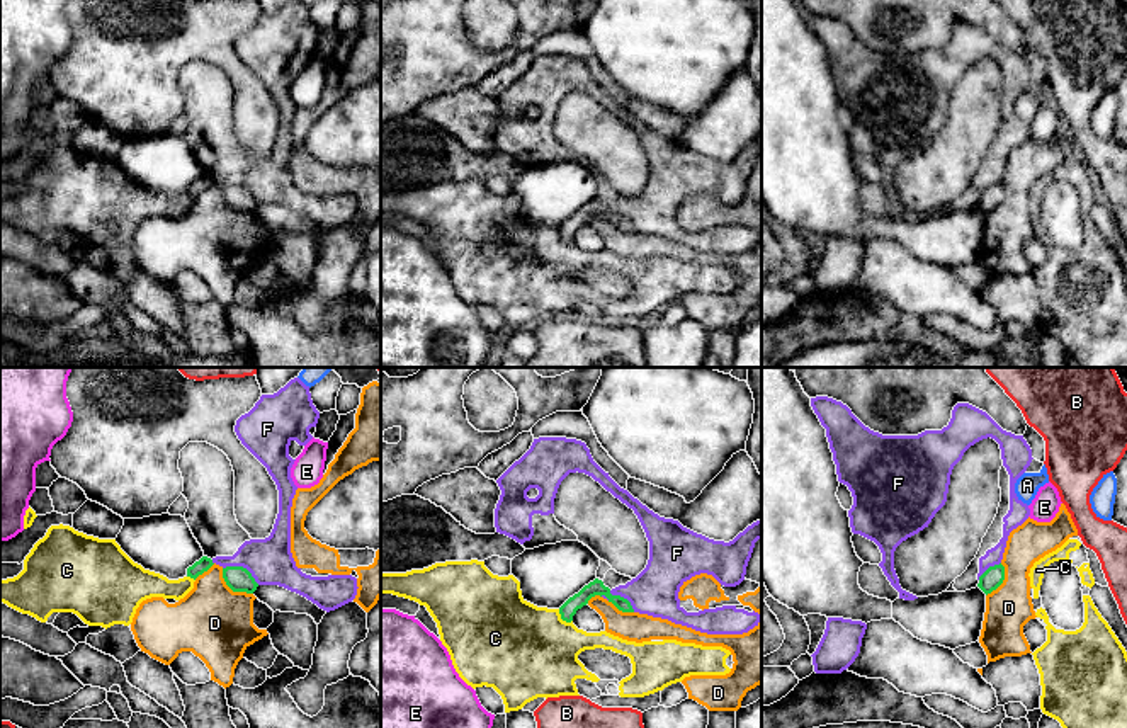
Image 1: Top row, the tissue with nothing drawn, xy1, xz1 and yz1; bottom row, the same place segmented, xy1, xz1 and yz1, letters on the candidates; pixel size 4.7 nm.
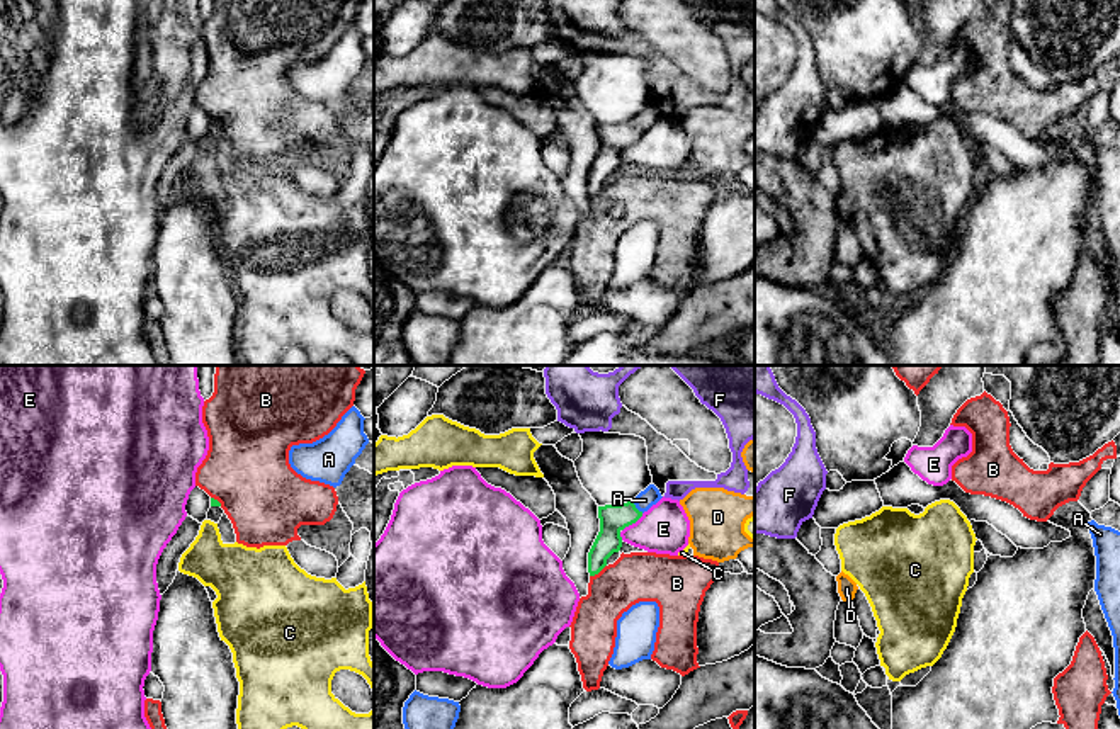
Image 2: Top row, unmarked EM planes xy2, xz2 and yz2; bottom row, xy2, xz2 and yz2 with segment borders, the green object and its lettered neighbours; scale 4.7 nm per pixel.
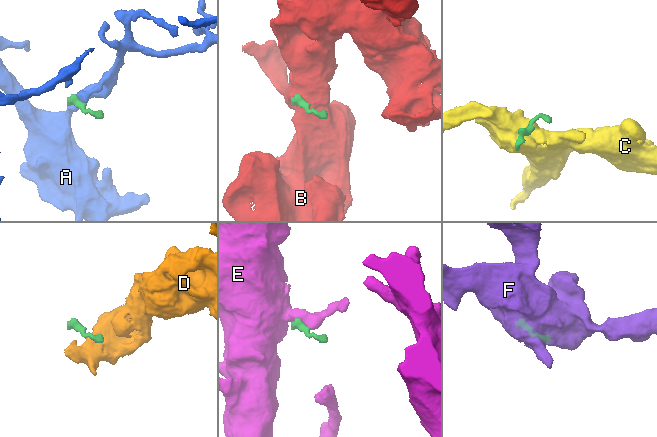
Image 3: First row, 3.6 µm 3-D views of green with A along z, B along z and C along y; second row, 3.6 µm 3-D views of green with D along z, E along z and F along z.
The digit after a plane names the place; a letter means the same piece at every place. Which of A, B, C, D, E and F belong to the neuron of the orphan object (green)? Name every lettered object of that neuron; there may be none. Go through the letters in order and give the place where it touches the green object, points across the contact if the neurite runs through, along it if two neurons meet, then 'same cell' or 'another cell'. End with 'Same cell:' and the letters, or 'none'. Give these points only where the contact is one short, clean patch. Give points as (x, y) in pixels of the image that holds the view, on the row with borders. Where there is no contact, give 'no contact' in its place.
A: meets green in xz2 at (634, 507); border along xz2 (633, 500), (643, 512); another cell
B: meets green in xz2 at (597, 573); border along xz2 (605, 565), (590, 576); another cell
C: meets green in xz1 at (563, 619); another cell
D: meets green in xy1 at (232, 589); border along xy1 (221, 568), (223, 580), (233, 591), (252, 594); another cell
E: meets green in xz2 at (627, 525); border along xz2 (643, 514), (621, 532), (621, 539); another cell
F: meets green in xy1 at (242, 567); border along xy1 (223, 567), (243, 567), (259, 584); another cell
Same cell: none

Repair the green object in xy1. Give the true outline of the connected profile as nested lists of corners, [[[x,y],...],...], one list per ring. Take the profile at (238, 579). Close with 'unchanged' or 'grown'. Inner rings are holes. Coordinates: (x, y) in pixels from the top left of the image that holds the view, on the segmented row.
[[[243,566],[223,568],[223,578],[233,592],[253,594],[258,587],[252,573]]]; unchanged

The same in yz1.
[[[994,565],[989,566],[981,577],[977,587],[988,595],[996,590],[1005,580],[1005,566]]]; unchanged

